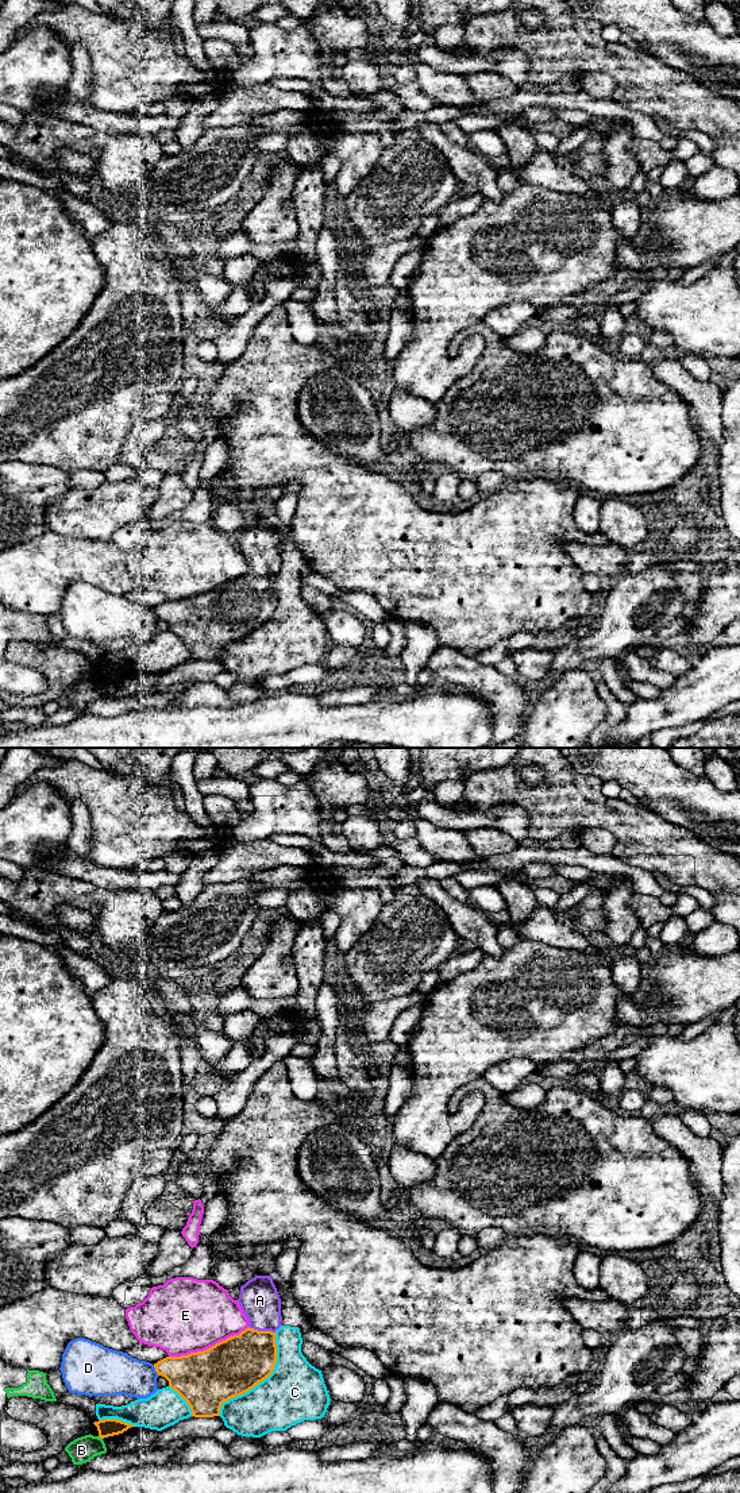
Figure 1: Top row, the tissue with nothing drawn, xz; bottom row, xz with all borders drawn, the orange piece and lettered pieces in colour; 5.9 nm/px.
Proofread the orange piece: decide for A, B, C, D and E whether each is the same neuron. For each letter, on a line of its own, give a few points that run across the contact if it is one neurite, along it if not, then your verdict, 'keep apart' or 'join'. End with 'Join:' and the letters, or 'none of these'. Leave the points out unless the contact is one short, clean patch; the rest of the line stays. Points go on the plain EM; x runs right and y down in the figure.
A: line xz (238, 608), (255, 590), (262, 575), (262, 550), (259, 544); join
B: keep apart
C: keep apart
D: keep apart
E: keep apart
Join: A

